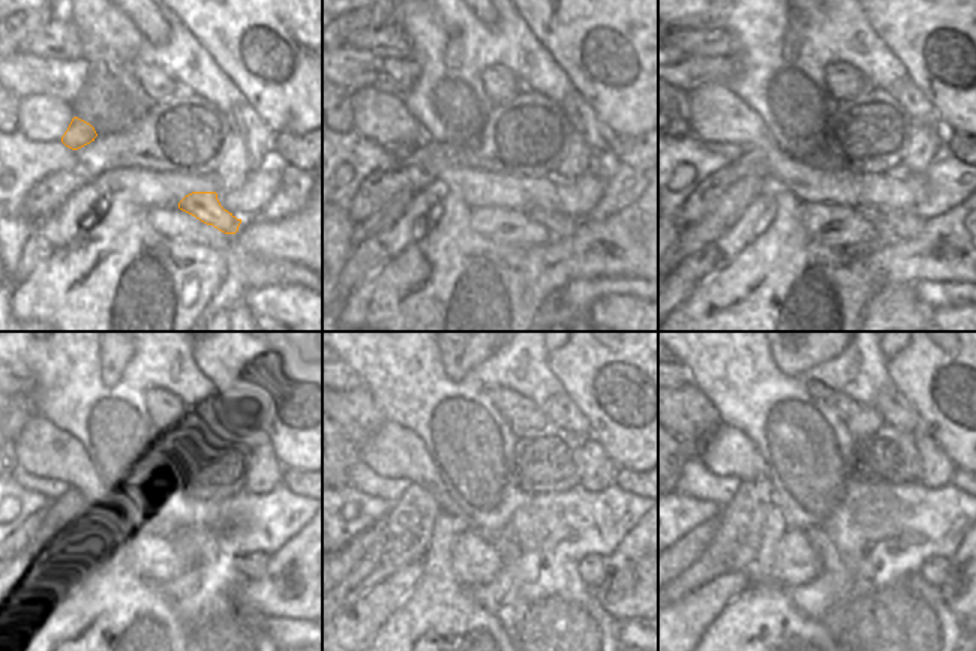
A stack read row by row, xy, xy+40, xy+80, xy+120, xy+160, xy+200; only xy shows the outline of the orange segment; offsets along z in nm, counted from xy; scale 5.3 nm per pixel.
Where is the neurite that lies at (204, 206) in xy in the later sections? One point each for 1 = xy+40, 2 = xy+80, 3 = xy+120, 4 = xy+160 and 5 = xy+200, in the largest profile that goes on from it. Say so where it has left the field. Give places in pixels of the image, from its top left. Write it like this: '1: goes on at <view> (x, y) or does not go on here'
1: goes on at xy+40 (559, 225)
2: goes on at xy+80 (906, 225)
3: goes on at xy+120 (252, 566)
4: goes on at xy+160 (592, 569)
5: goes on at xy+200 (936, 570)

